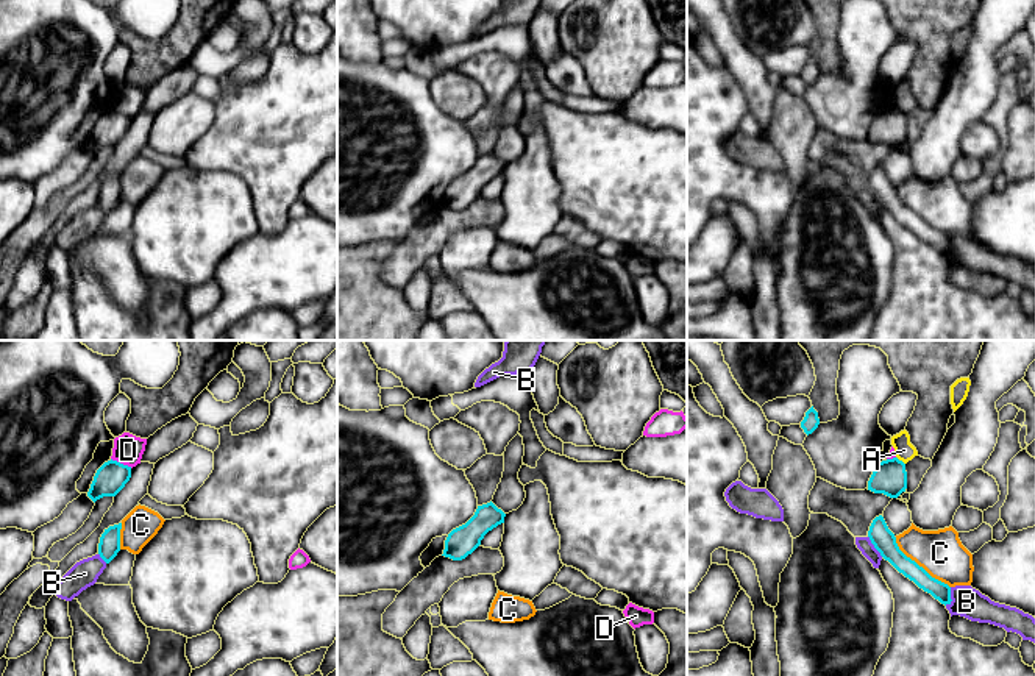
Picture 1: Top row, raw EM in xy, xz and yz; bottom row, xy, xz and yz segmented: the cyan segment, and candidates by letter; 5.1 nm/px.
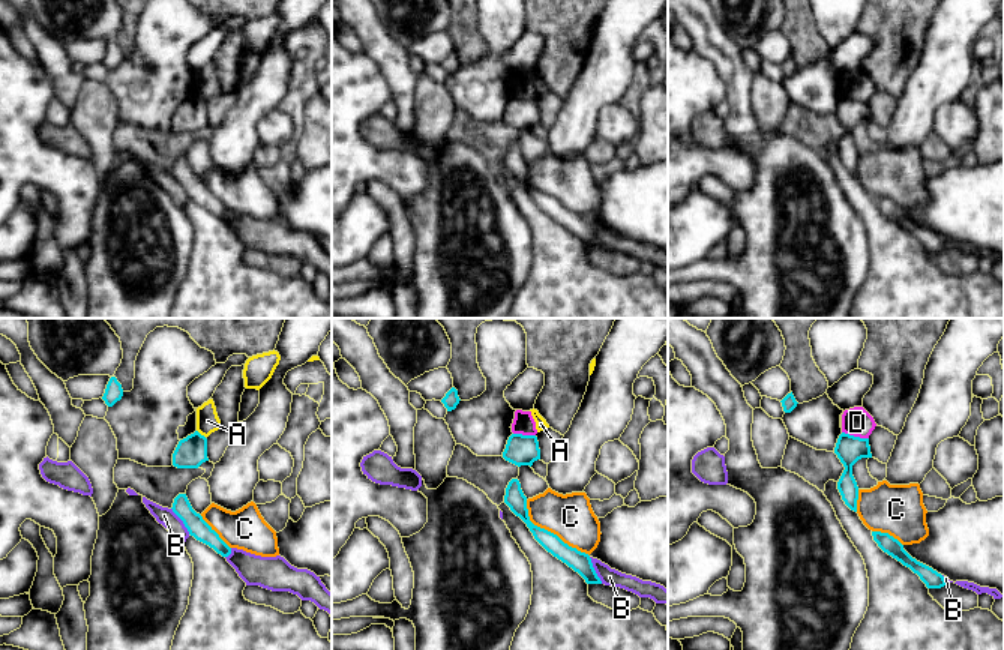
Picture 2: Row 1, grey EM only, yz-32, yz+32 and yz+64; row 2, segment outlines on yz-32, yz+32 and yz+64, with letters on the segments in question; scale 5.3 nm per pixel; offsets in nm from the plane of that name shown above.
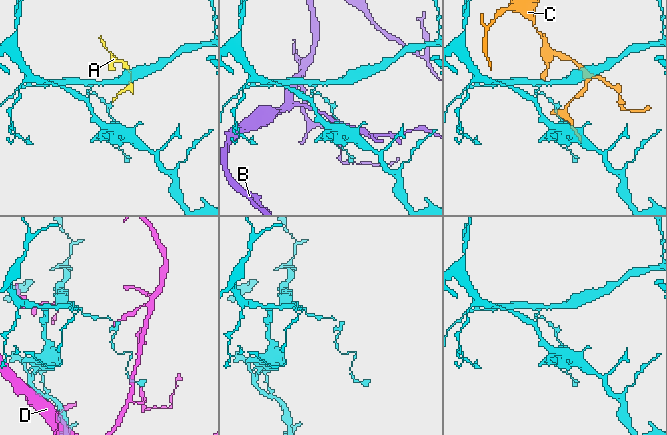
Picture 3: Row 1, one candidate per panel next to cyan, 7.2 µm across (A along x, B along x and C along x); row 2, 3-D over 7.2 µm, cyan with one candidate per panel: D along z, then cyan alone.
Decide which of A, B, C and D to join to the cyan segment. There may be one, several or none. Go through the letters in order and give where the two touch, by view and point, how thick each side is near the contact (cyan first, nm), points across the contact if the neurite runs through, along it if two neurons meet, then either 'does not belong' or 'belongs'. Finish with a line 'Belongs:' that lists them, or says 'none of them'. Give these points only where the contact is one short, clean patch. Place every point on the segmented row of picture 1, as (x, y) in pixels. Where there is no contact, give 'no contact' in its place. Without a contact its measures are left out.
A: contact yz (901, 461); calibres 180 and 100 nm; border yz (896, 456), (904, 464); does not belong
B: contact yz (949, 597); calibres 90 and 160 nm; does not belong
C: contact yz (918, 565); calibres 120 and 240 nm; does not belong
D: contact xy (122, 464); calibres 160 and 150 nm; does not belong
Belongs: none of them

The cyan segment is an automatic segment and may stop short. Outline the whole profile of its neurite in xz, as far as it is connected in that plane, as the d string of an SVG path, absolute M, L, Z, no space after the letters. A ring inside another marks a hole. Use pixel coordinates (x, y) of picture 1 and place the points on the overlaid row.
M492 501L478 506L475 515L465 525L448 534L442 556L453 560L465 559L481 545L481 540L489 531L504 523L504 517L506 514Z

